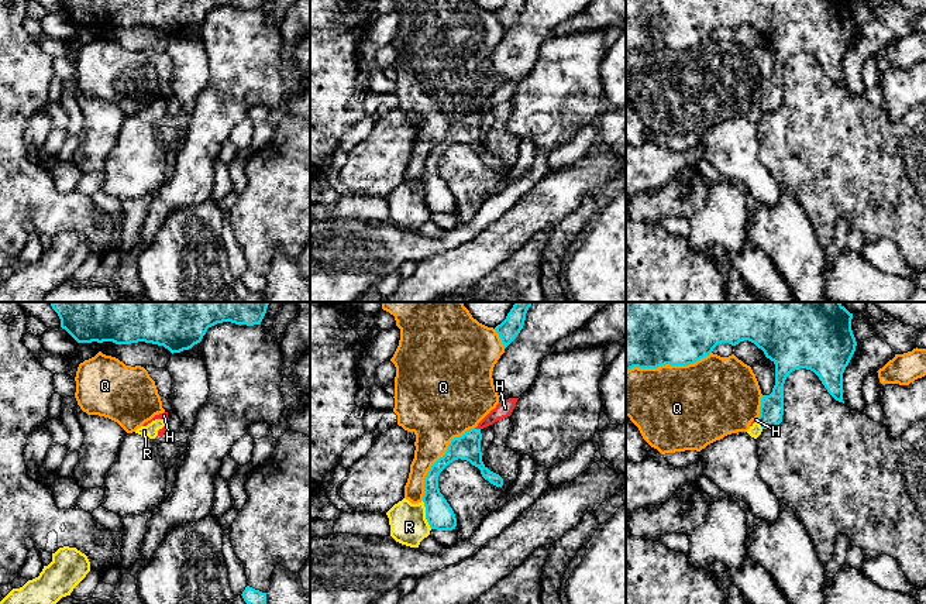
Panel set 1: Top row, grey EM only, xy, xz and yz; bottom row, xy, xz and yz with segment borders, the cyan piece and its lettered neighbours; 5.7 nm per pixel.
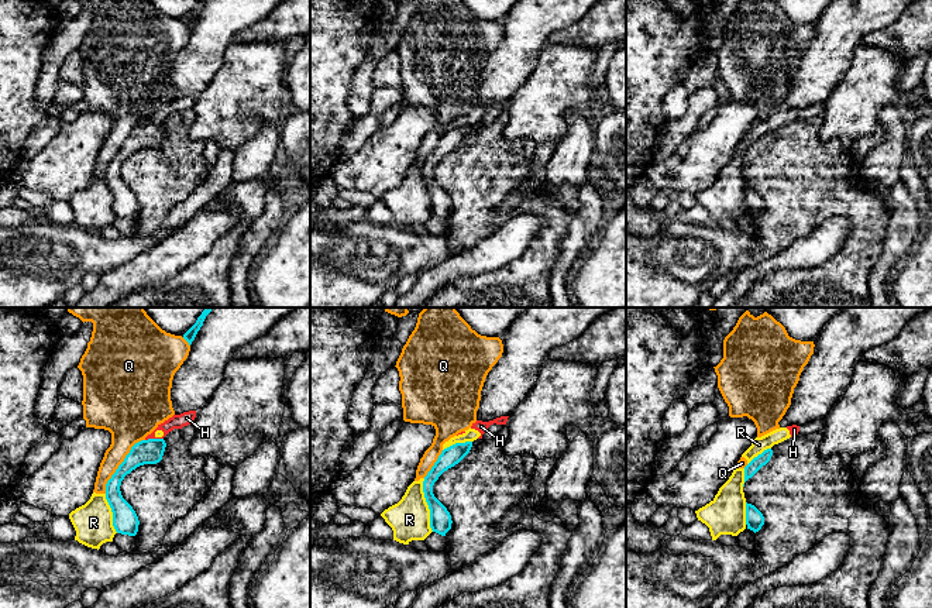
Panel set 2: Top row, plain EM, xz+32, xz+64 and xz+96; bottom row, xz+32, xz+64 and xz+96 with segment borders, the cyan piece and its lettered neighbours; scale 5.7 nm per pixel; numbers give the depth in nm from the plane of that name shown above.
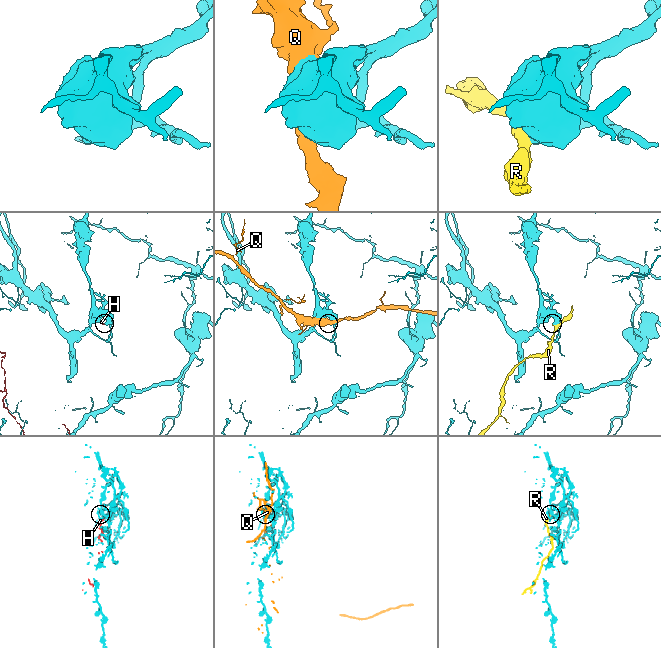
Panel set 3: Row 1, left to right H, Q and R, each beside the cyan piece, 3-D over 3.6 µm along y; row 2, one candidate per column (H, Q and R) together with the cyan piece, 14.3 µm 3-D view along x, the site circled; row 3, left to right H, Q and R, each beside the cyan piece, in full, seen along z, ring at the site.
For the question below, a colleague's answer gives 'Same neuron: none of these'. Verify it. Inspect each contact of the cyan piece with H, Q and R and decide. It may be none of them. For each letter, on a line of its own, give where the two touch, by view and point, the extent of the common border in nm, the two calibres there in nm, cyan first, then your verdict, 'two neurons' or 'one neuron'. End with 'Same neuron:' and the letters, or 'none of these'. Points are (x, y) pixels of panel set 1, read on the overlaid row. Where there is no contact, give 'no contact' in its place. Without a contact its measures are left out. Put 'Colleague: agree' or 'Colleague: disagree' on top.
Colleague: agree
H: meets cyan in xz at (477, 429); contact 40 nm long; 140 nm thick on the cyan side, 90 nm on the other; two neurons
Q: meets cyan in yz at (668, 363); contact 500 nm long; 500 nm thick on the cyan side, 460 nm on the other; two neurons
R: meets cyan in xz at (426, 515); contact 170 nm long; 160 nm thick on the cyan side, 220 nm on the other; two neurons
Same neuron: none of these

